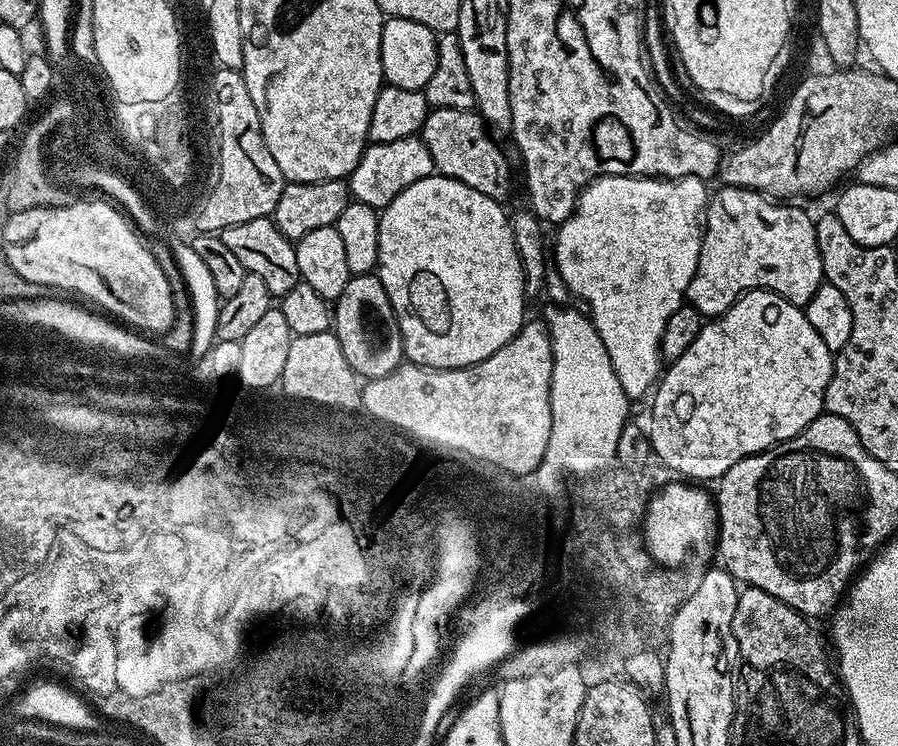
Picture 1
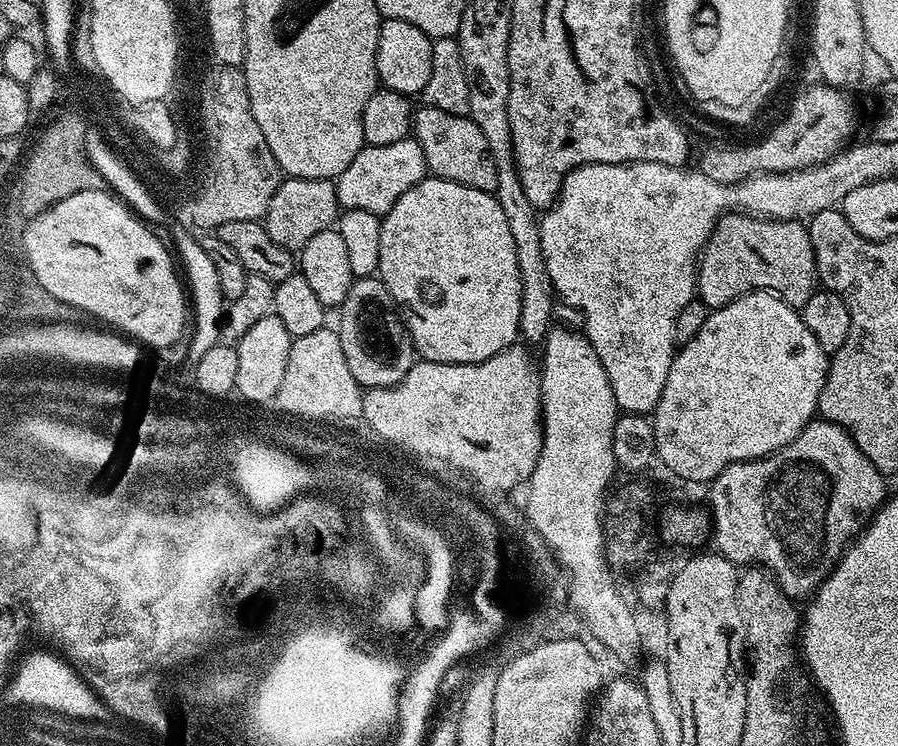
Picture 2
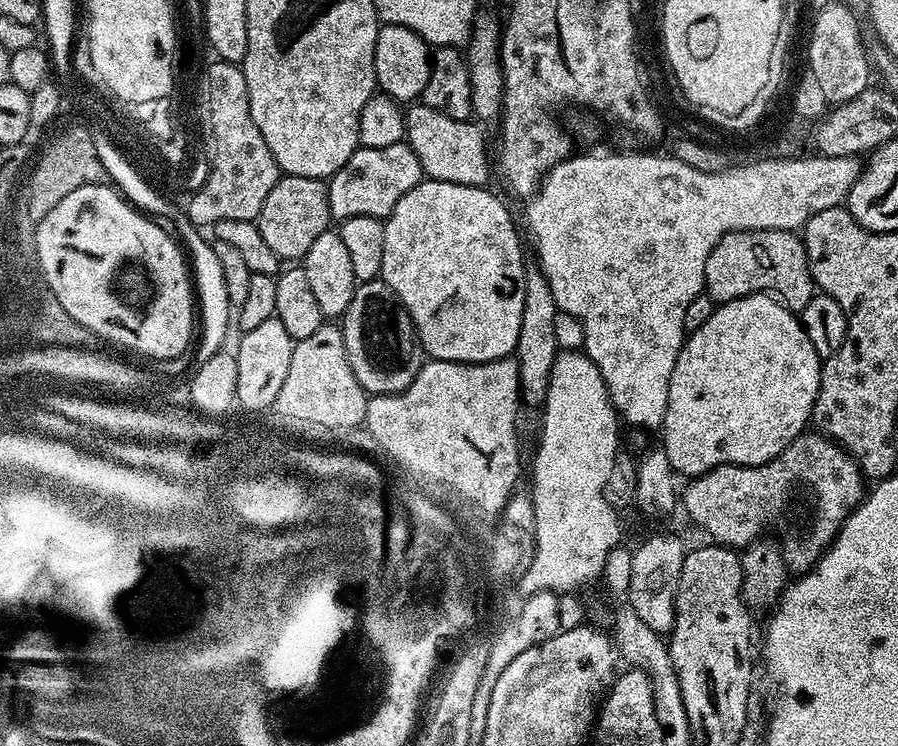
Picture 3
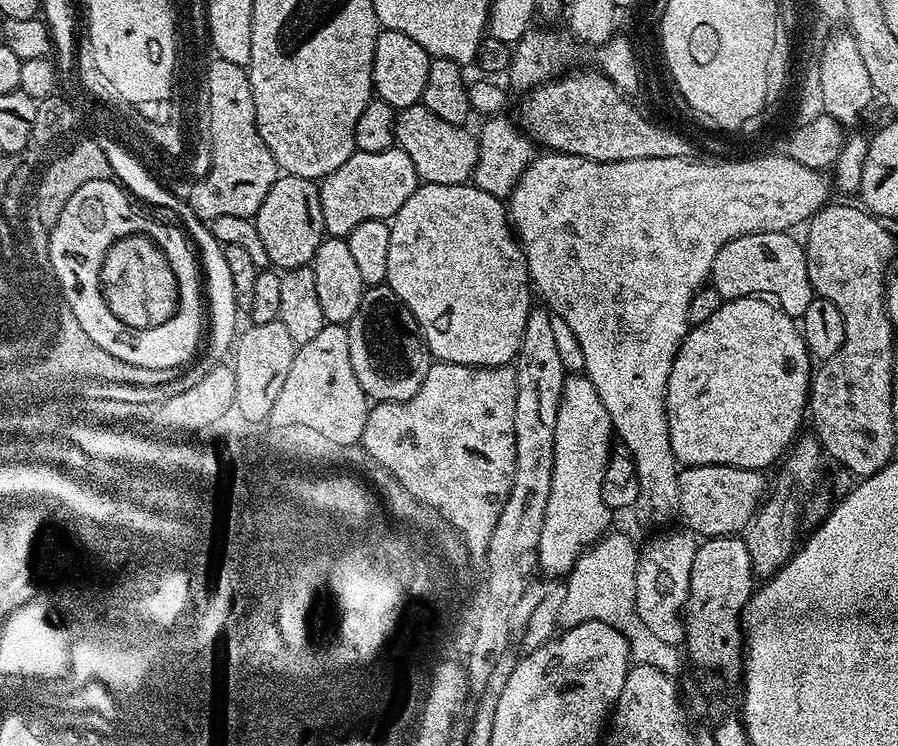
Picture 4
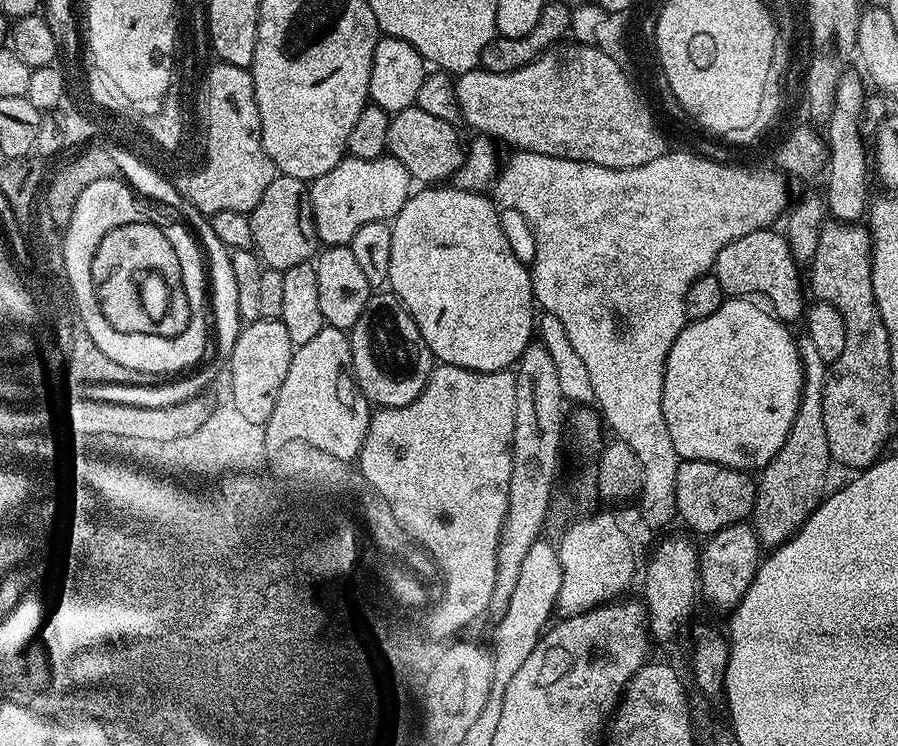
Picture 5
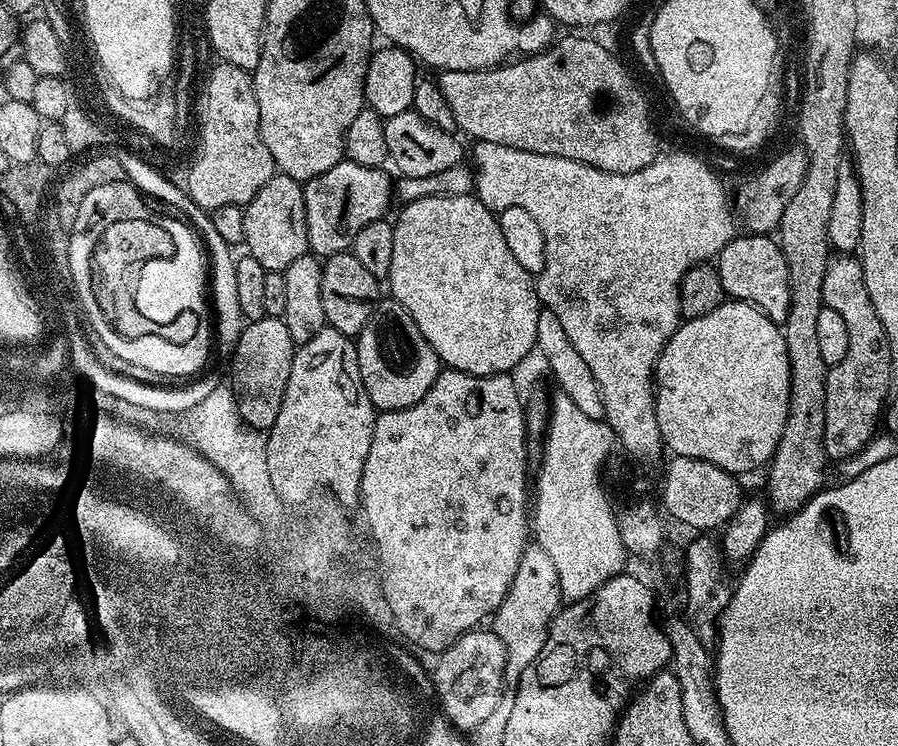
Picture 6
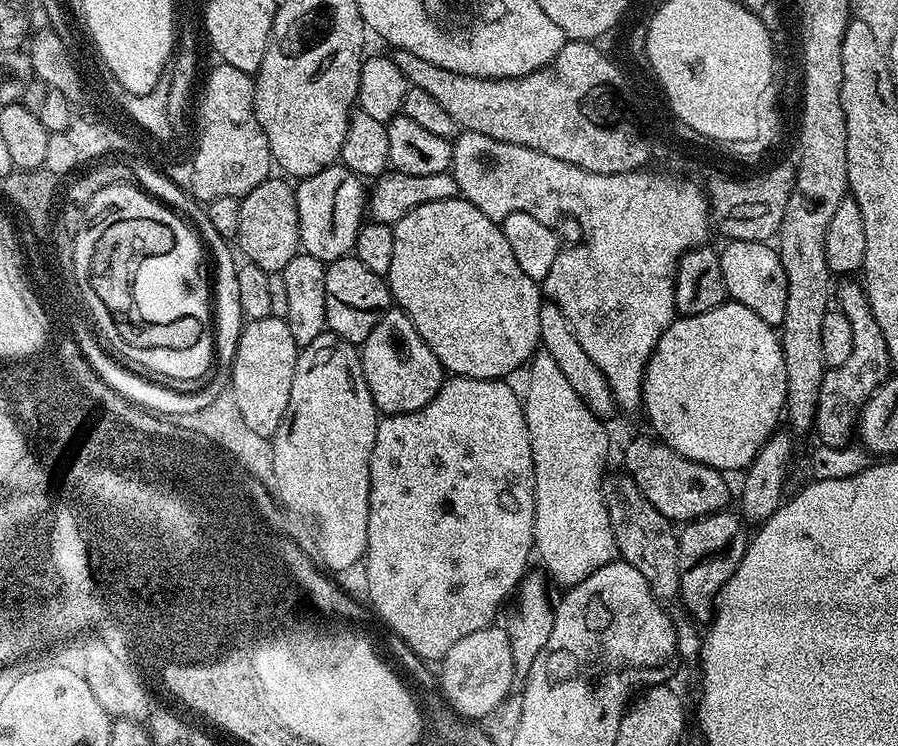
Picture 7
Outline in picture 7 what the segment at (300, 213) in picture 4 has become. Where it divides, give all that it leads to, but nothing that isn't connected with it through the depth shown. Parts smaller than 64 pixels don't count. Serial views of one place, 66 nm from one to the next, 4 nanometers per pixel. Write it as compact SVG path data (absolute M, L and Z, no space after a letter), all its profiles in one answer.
M276 179L264 180L254 186L250 194L242 197L238 214L238 234L235 239L239 255L247 263L262 266L262 270L269 274L283 272L286 262L290 262L290 258L294 258L301 251L295 187L291 183L288 185L287 179Z

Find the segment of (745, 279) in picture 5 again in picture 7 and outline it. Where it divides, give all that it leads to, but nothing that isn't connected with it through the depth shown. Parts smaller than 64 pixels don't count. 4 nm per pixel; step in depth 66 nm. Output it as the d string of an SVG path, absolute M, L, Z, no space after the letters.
M729 240L723 246L719 254L728 296L754 310L762 322L779 326L786 318L786 270L782 270L779 251L763 240Z

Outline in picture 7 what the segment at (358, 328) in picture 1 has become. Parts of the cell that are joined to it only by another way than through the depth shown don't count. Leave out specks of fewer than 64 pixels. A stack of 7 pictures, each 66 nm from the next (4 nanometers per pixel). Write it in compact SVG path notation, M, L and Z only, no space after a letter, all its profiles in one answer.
M395 306L378 318L378 326L370 330L359 354L366 386L370 386L377 409L389 416L422 410L422 406L438 394L446 379L444 367L440 365L434 350L426 346L422 334L414 330L414 322L410 322L407 314Z

